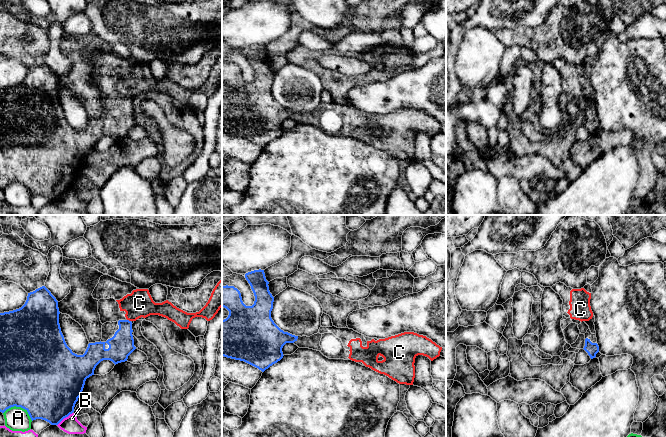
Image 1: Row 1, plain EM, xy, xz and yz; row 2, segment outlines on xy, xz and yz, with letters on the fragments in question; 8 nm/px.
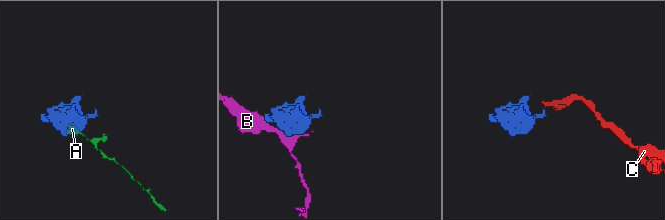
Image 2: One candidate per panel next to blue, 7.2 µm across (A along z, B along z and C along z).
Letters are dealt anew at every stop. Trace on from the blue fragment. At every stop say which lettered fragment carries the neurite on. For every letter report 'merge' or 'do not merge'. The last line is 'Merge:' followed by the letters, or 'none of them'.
A: do not merge
B: do not merge
C: merge
Merge: C

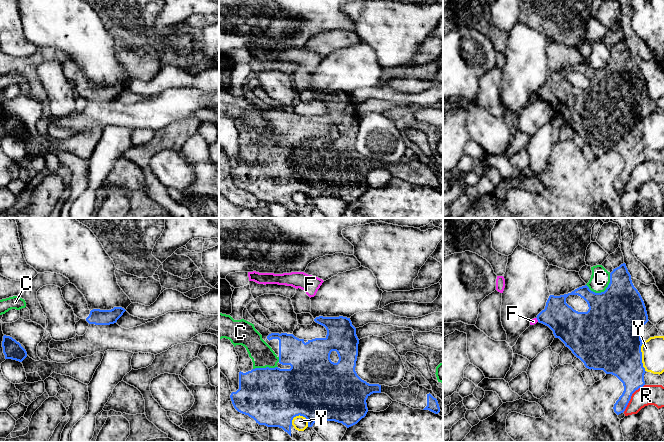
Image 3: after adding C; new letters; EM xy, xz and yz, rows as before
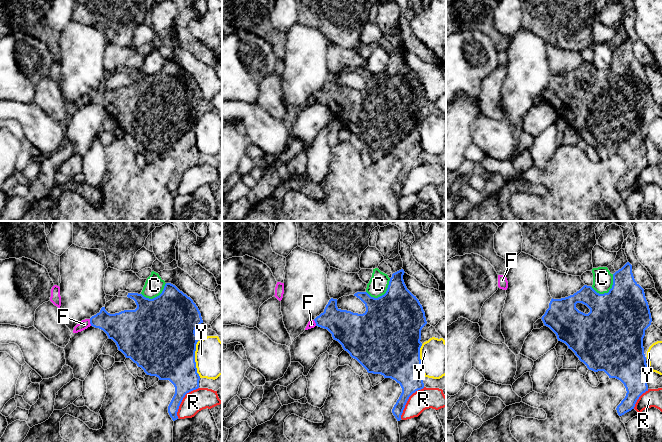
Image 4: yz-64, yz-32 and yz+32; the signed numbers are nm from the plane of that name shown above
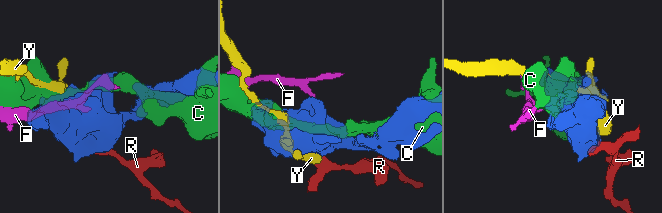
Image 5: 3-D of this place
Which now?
C: do not merge
F: do not merge
R: do not merge
Y: do not merge
Merge: none of them

